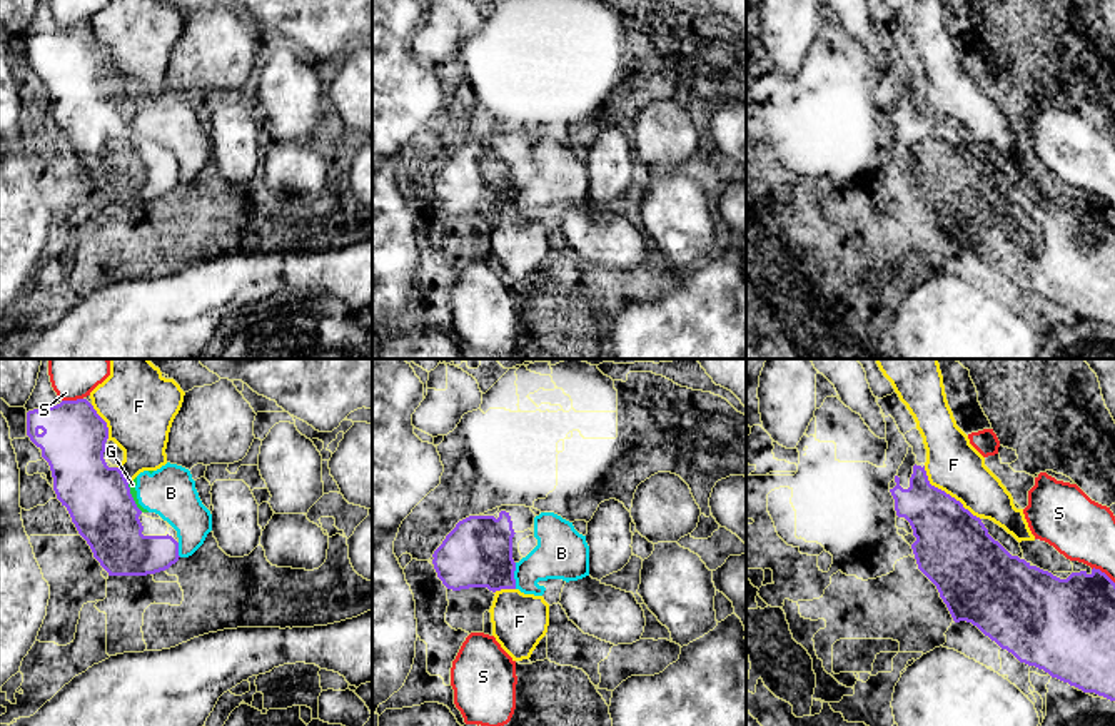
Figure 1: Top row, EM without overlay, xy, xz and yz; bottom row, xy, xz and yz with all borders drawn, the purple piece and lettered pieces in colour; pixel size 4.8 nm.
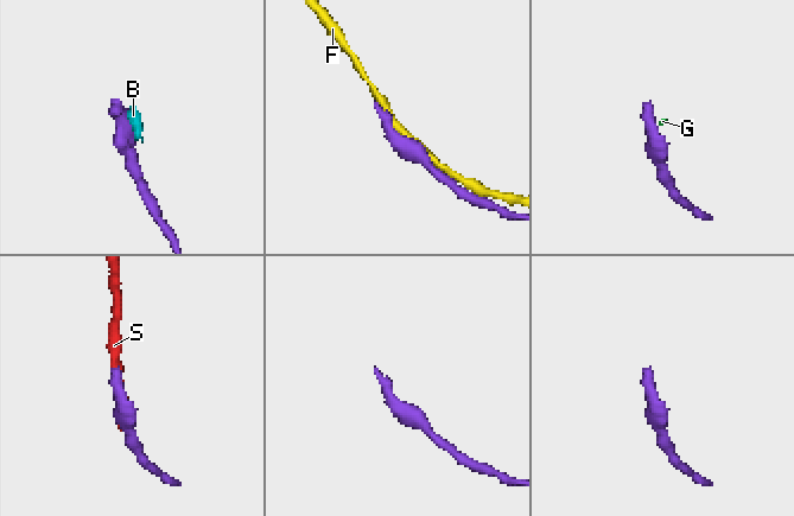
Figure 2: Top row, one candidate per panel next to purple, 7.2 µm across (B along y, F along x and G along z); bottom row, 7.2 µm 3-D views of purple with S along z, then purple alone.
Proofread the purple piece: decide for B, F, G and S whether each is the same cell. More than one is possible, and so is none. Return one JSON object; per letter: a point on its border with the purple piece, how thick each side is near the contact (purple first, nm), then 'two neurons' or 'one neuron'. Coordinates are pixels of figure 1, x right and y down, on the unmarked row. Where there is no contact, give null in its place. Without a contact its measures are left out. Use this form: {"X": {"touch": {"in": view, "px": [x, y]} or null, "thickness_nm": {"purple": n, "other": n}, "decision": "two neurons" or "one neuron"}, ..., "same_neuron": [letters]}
{"B": {"touch": {"in": "xz", "px": [513, 202]}, "thickness_nm": {"purple": 340, "other": 240}, "decision": "two neurons"}, "F": {"touch": {"in": "yz", "px": [945, 119]}, "thickness_nm": {"purple": 340, "other": 260}, "decision": "two neurons"}, "G": {"touch": {"in": "xy", "px": [132, 124]}, "thickness_nm": {"purple": 320, "other": 40}, "decision": "two neurons"}, "S": {"touch": {"in": "xy", "px": [72, 27]}, "thickness_nm": {"purple": 300, "other": 130}, "decision": "two neurons"}, "same_neuron": []}

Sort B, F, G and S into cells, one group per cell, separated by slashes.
B G / F / S

